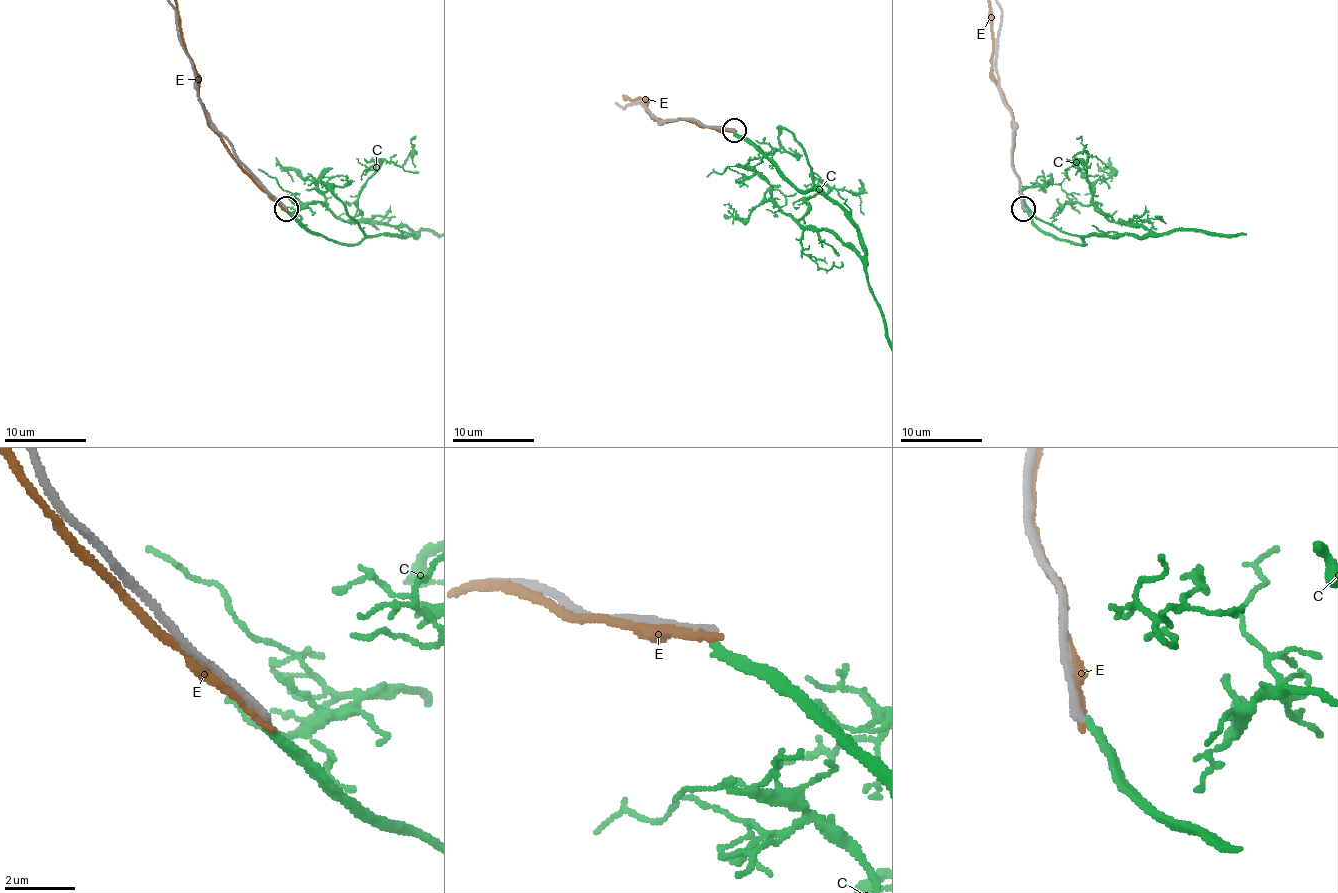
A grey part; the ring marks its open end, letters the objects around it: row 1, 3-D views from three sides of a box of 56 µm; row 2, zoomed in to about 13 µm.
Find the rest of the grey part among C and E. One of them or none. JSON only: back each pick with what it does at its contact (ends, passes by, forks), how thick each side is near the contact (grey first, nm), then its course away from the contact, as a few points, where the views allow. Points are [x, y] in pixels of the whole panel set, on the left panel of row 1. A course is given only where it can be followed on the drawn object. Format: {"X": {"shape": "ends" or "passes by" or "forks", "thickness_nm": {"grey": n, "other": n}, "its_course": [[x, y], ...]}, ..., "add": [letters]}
{"add": []}

